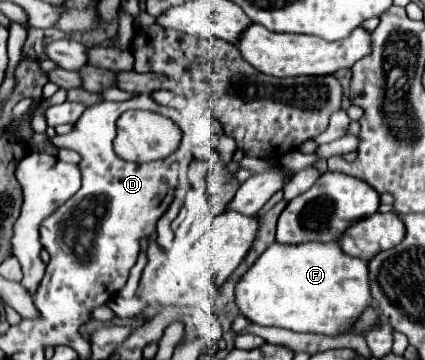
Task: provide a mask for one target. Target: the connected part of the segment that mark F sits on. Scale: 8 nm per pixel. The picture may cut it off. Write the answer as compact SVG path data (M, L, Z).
M274 242L258 256L234 288L234 302L238 304L240 314L252 324L328 336L344 334L348 324L352 326L354 320L368 308L368 300L368 264L360 258L344 254L334 242L306 242L300 246L284 246Z

